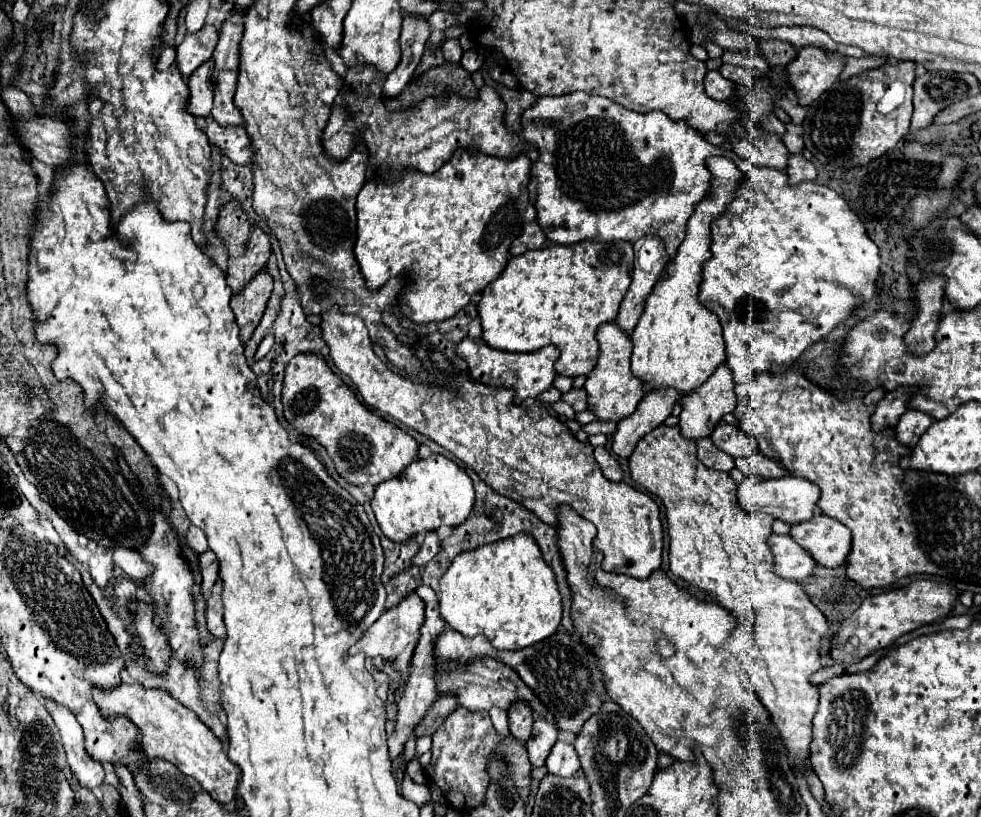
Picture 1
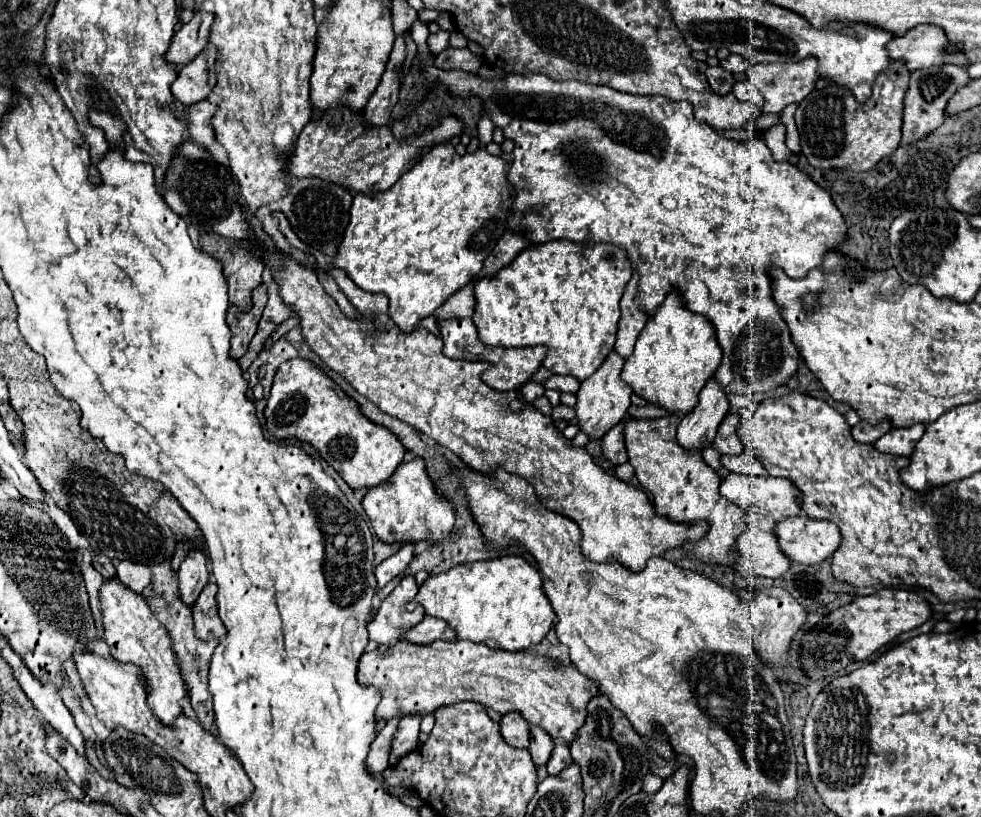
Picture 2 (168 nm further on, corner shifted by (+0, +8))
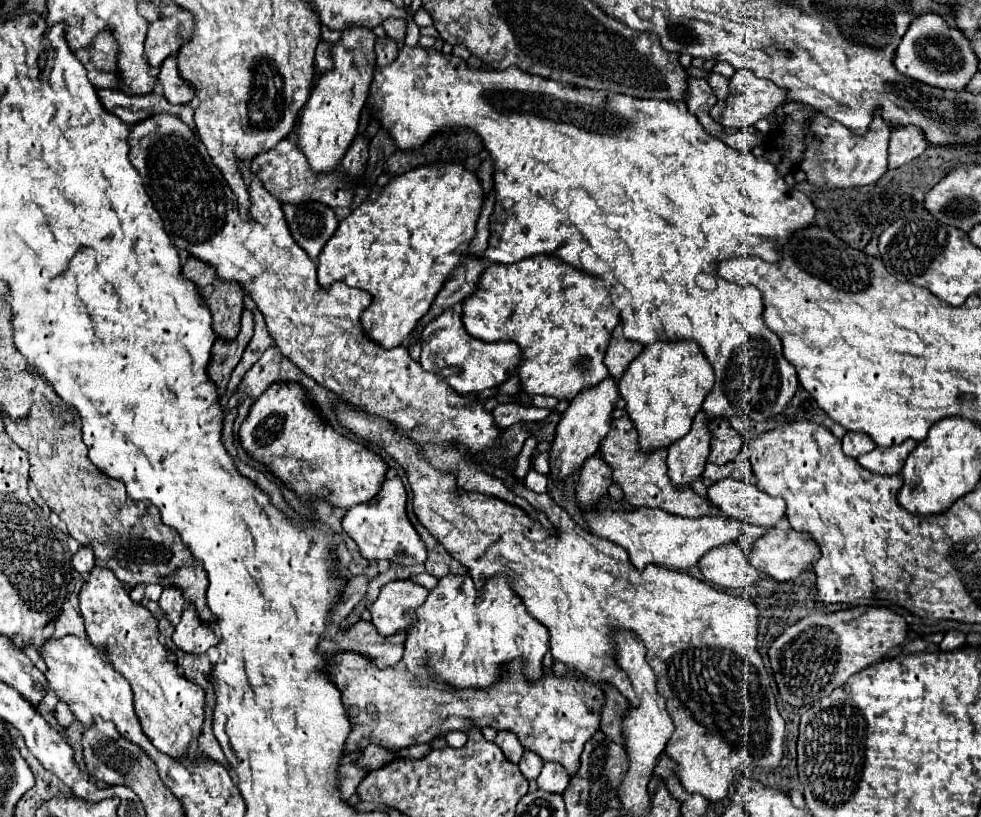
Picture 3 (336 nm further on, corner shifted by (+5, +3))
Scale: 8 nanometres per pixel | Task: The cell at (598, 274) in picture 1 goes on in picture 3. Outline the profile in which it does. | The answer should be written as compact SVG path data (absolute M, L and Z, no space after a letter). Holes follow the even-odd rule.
M534 255L534 257L526 257L518 263L510 263L510 265L504 265L504 263L494 263L490 267L484 269L484 275L478 279L478 285L476 285L476 291L466 297L462 301L462 321L464 321L464 327L466 331L476 337L476 339L482 339L482 341L514 341L520 351L522 351L522 359L520 359L520 365L516 367L516 375L520 379L520 391L526 393L526 395L550 395L550 397L556 397L558 401L560 399L568 399L572 401L576 395L580 395L584 389L592 389L596 387L602 379L608 377L608 369L604 365L604 353L606 353L606 347L608 347L608 341L610 341L610 333L612 329L618 325L620 321L620 315L618 311L610 305L610 289L600 283L598 279L574 269L572 265L566 265L562 263L560 259L552 257L552 255Z

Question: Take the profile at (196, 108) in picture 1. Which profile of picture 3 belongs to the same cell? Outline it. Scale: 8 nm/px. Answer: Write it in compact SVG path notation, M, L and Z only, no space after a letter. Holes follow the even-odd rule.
M166 57L160 67L158 83L162 85L162 93L170 103L190 103L194 97L194 89L180 77L176 57Z

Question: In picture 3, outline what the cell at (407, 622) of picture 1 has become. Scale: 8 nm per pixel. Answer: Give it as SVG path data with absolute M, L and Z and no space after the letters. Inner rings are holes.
M390 581L382 587L378 599L370 605L372 621L382 635L392 635L402 629L408 629L414 622L414 611L424 603L428 589L406 581Z

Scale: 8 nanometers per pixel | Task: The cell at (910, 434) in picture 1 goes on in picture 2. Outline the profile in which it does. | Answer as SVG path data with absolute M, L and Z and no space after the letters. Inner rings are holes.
M915 424L907 428L891 428L887 434L883 434L877 442L875 448L887 454L895 456L909 456L919 442L919 438L925 432L925 424Z

